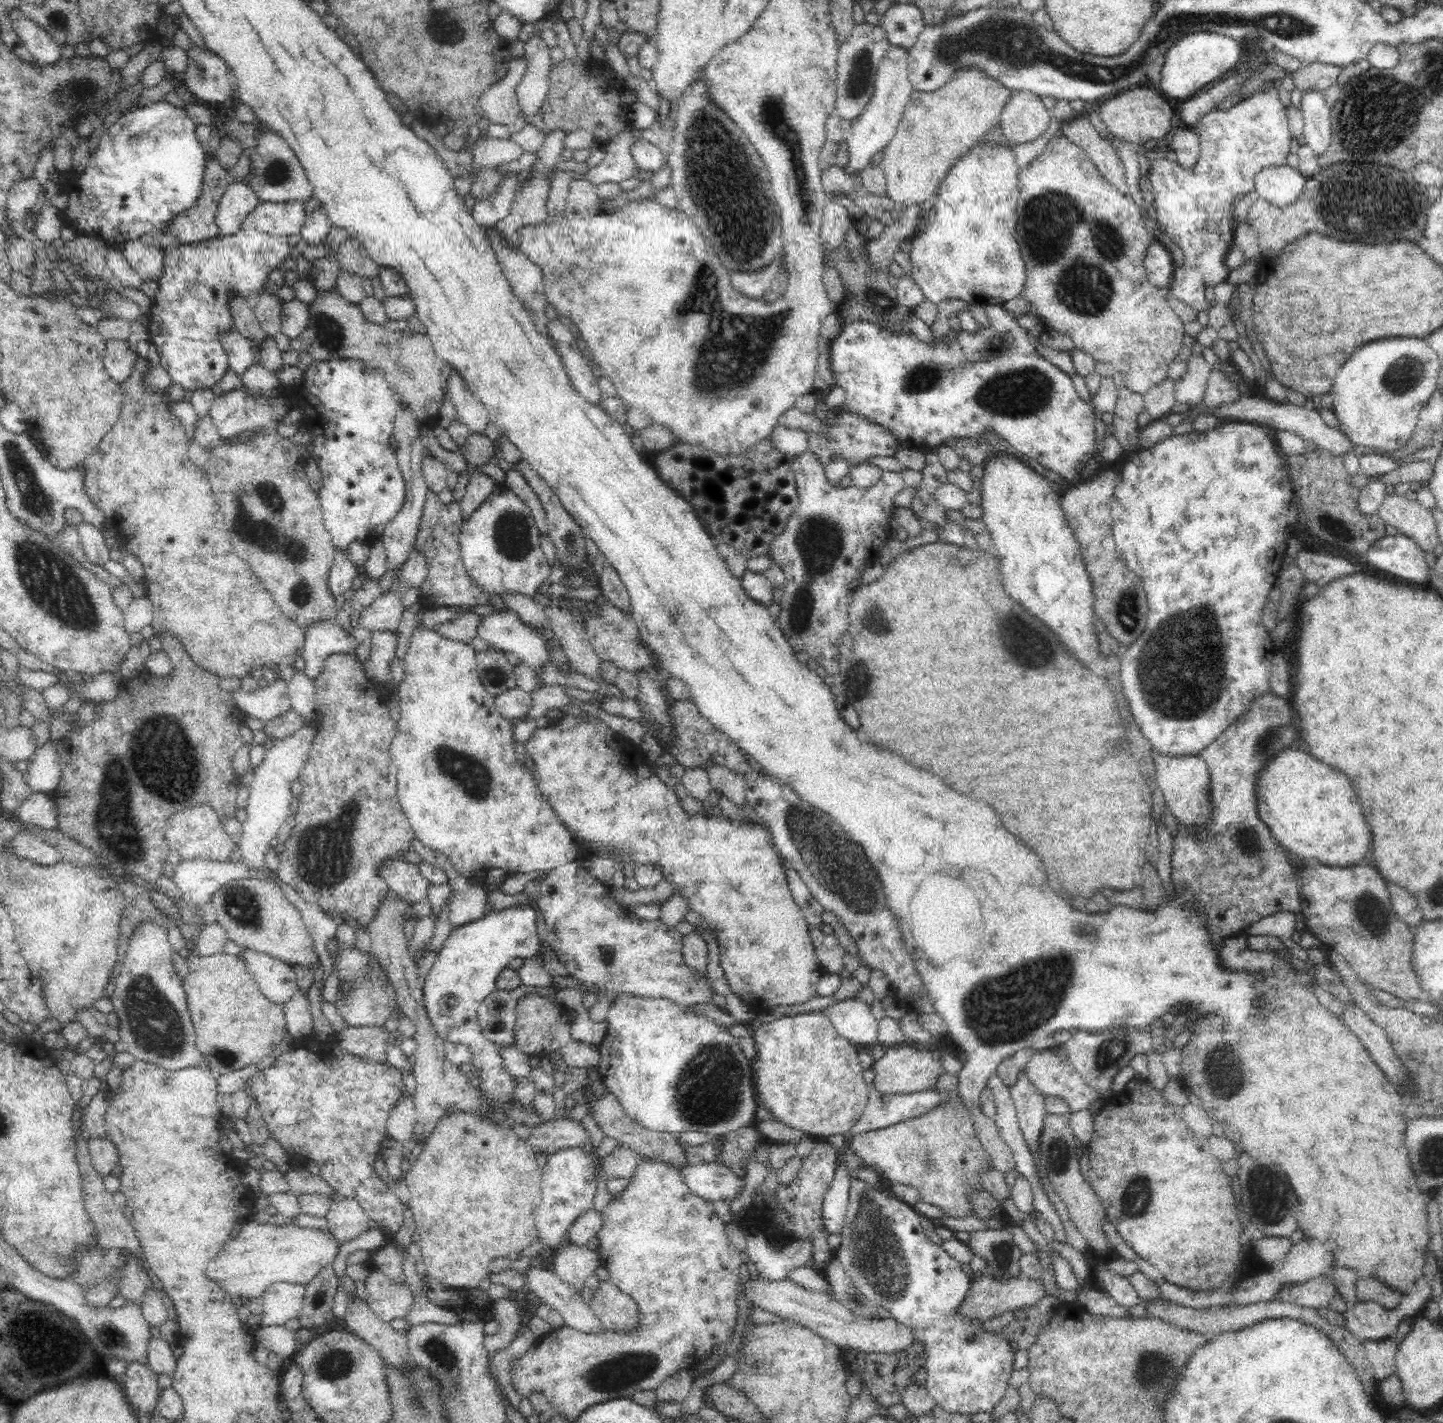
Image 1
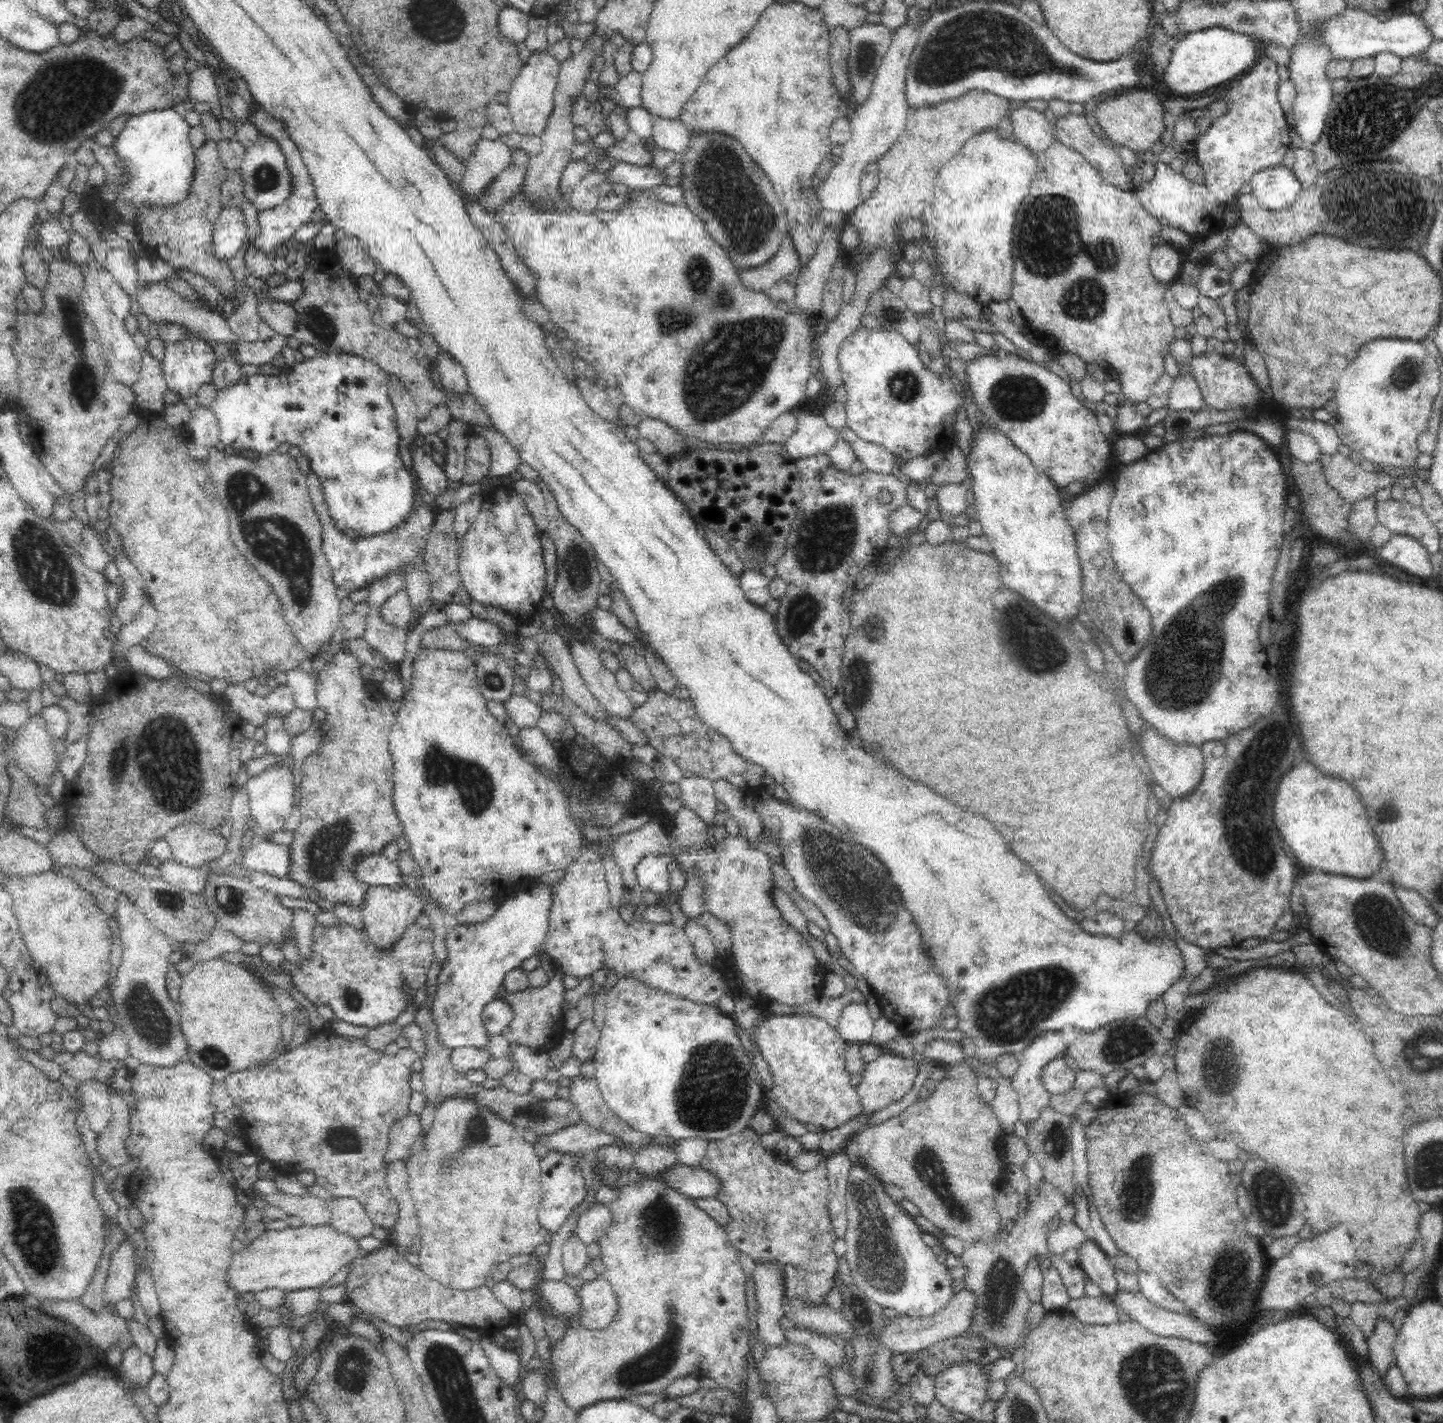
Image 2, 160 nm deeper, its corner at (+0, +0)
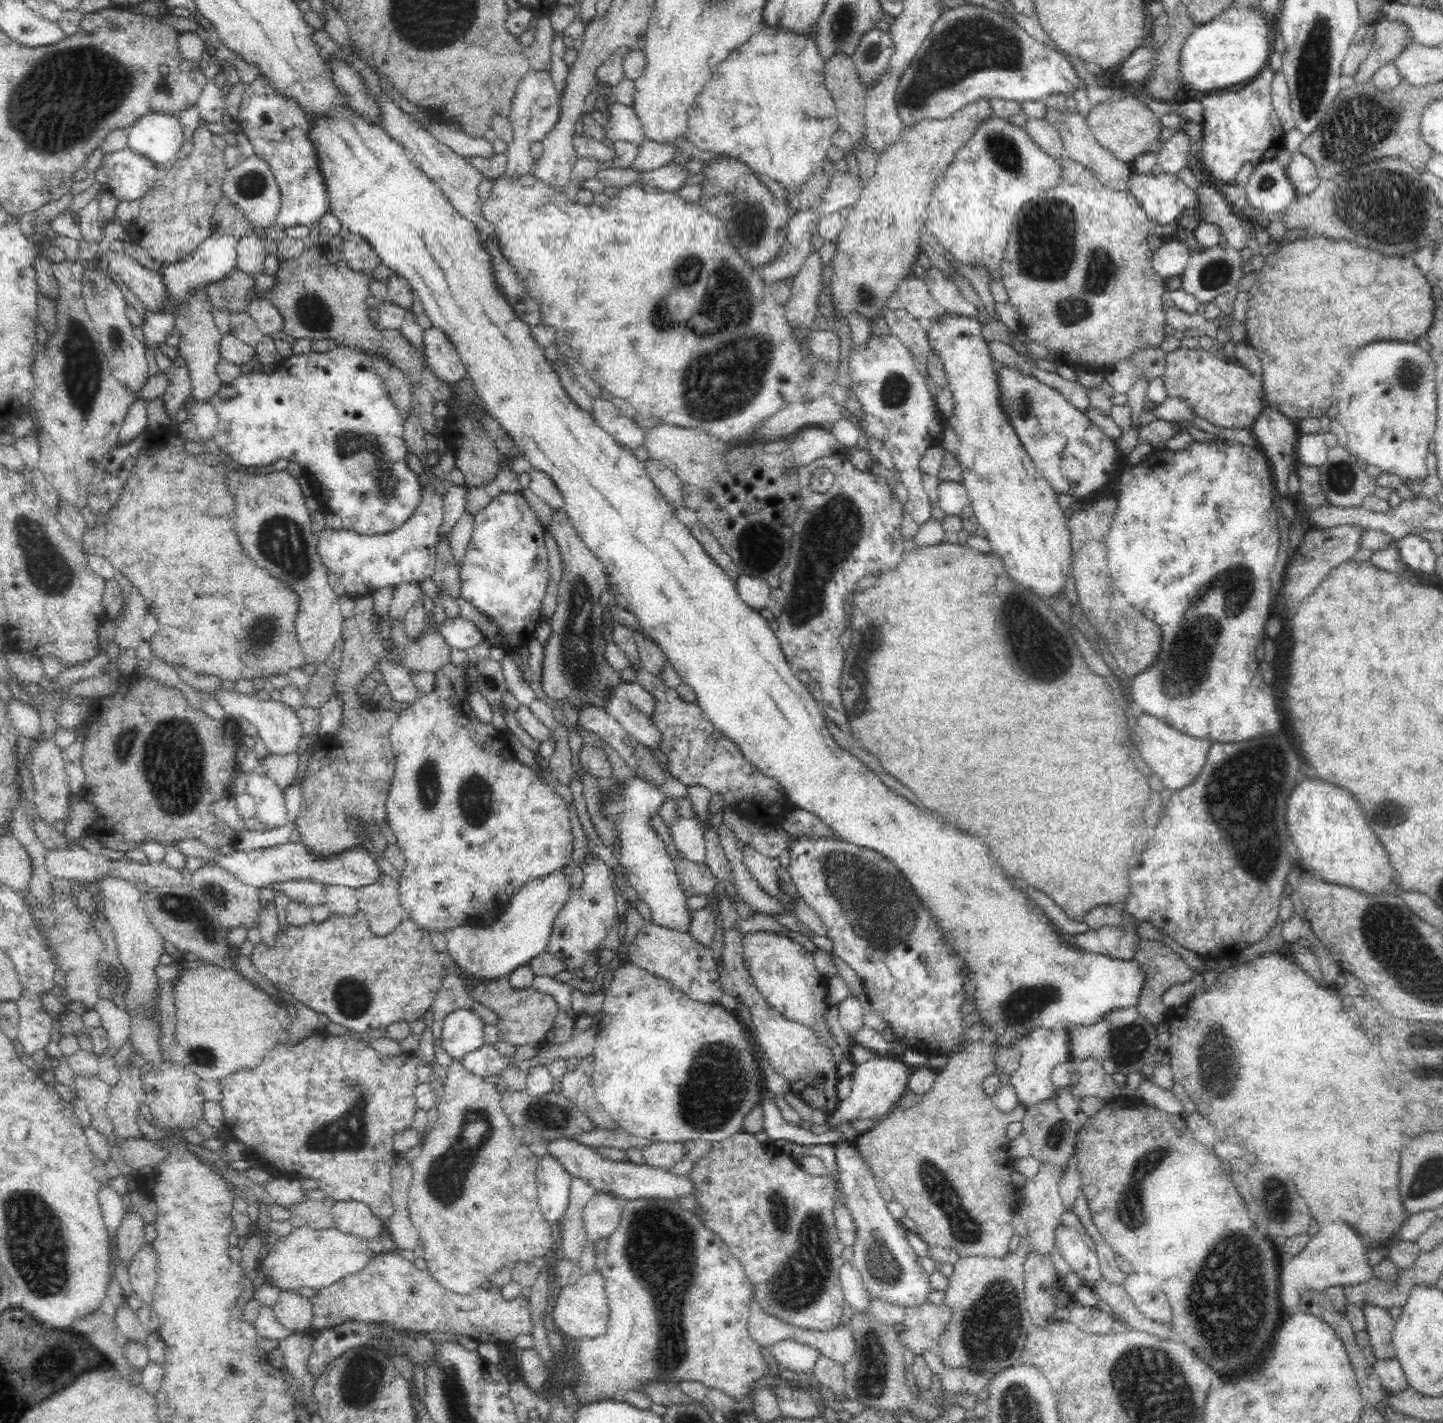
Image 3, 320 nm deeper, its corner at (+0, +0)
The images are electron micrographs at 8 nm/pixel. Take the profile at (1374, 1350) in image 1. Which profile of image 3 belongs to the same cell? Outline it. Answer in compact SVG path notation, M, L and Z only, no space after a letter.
M1364 1302L1361 1310L1375 1357L1377 1360L1392 1359L1395 1356L1395 1346L1392 1342L1395 1321L1388 1311L1369 1302Z

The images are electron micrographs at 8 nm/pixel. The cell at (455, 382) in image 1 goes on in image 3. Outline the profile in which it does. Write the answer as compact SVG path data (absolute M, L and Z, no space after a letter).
M440 328L426 329L422 335L425 364L439 379L454 384L467 374L458 351Z

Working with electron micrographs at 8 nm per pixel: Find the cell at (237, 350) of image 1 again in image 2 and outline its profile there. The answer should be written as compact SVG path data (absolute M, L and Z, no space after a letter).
M156 280L154 283L147 283L144 286L138 286L137 295L142 313L150 318L151 323L177 323L184 326L189 332L198 333L205 340L226 342L226 345L230 345L230 347L239 342L238 337L232 333L232 329L230 329L226 319L221 318L211 310L196 307L194 303L187 301L160 280Z

